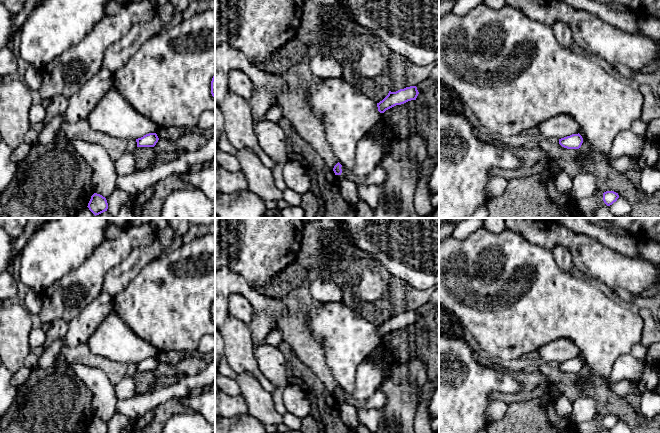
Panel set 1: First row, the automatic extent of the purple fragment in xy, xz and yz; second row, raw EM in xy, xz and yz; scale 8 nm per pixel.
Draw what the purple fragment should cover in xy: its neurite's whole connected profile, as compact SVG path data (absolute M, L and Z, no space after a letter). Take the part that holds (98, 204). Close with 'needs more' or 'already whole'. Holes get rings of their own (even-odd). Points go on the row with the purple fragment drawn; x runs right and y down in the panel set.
M94 193L88 203L89 210L96 216L108 209L108 203L105 197L100 194Z; already whole

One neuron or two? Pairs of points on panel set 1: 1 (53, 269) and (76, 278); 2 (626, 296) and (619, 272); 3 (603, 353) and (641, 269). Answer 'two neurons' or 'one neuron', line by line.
1: two neurons
2: two neurons
3: two neurons

